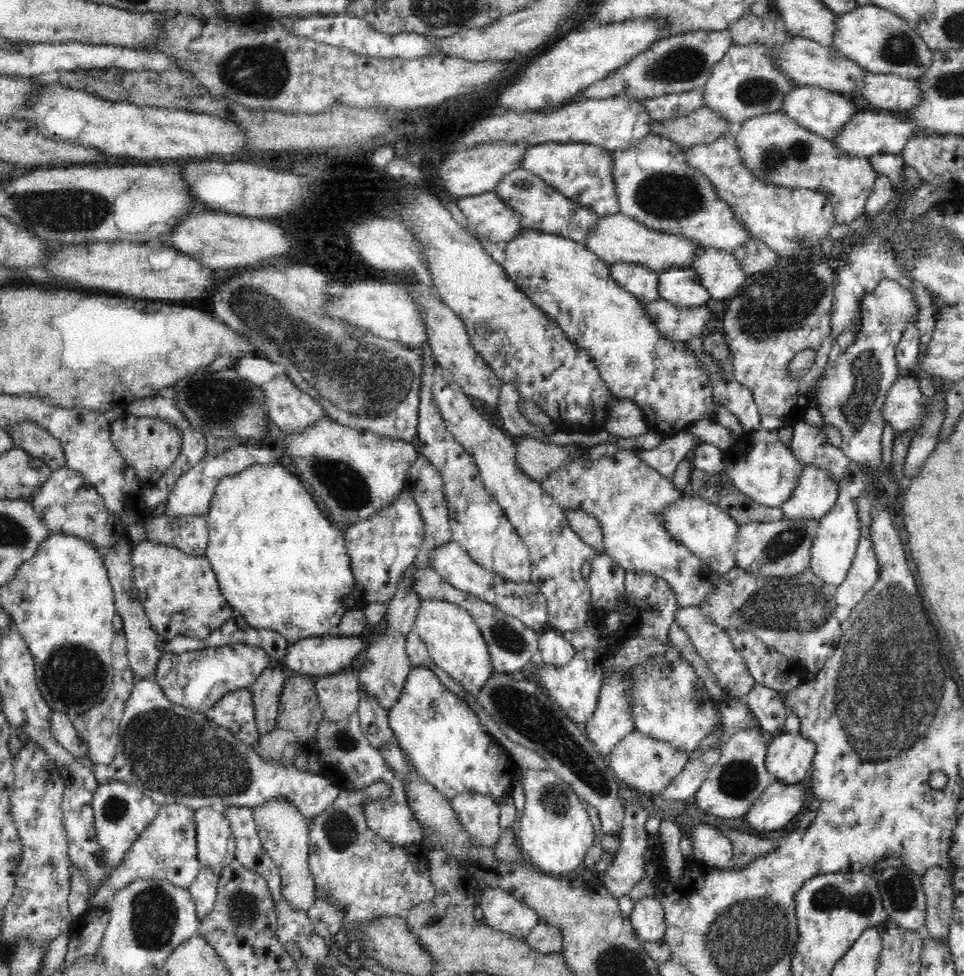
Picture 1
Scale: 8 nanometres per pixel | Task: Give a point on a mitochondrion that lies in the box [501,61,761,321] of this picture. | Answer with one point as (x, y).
(671, 196)

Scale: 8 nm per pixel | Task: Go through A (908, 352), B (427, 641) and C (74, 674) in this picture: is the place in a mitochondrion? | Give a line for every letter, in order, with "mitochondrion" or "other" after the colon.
A: other
B: other
C: mitochondrion

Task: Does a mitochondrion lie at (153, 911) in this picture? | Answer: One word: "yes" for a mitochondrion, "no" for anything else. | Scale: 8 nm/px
yes

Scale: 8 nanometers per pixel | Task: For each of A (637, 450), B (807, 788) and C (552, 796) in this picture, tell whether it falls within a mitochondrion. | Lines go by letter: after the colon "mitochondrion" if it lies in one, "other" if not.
A: other
B: other
C: mitochondrion

